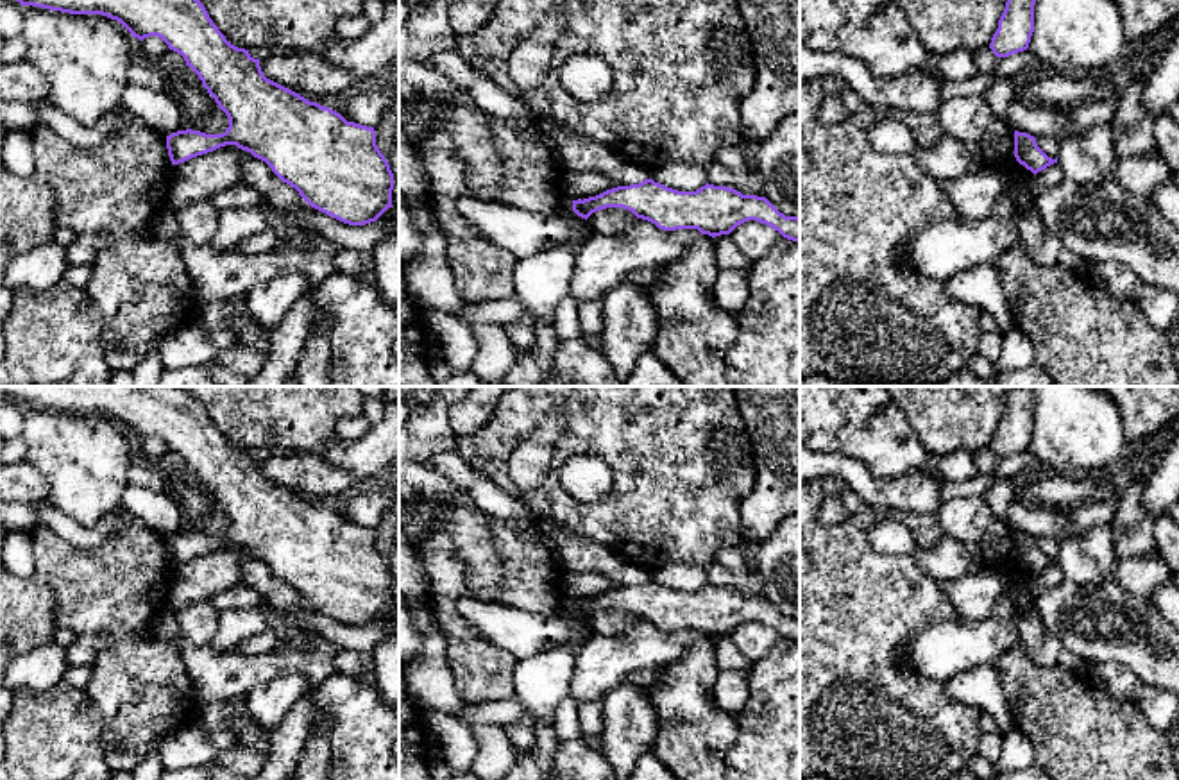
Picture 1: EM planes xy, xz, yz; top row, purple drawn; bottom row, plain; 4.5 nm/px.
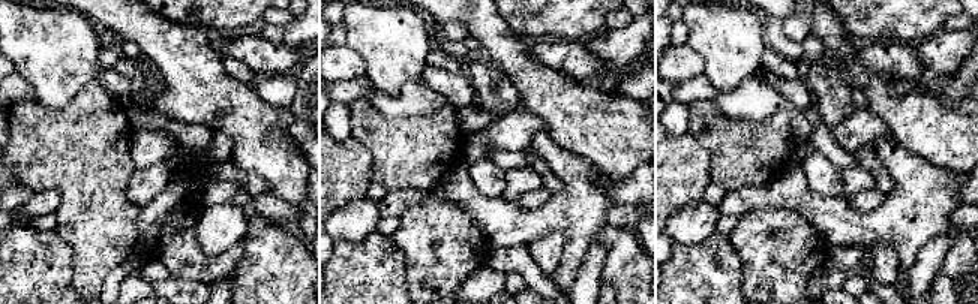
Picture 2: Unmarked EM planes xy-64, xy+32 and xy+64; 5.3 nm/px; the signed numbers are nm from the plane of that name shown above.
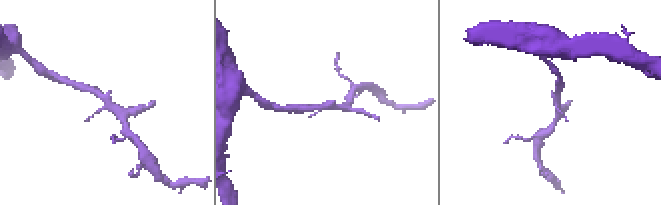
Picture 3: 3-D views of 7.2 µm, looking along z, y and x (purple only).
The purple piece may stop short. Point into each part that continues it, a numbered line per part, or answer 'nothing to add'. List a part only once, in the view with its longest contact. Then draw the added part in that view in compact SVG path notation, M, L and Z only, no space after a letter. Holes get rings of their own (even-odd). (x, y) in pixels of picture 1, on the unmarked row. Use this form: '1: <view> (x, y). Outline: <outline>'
nothing to add

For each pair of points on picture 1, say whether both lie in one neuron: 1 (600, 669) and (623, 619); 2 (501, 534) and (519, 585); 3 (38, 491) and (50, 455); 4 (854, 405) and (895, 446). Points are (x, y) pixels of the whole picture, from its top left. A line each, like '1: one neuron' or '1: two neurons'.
1: two neurons
2: one neuron
3: two neurons
4: one neuron

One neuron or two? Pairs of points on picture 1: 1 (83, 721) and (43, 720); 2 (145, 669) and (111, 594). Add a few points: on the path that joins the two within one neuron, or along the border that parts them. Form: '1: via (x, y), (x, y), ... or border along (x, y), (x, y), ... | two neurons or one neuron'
1: via (74, 721), (52, 721) | one neuron
2: via (133, 652), (124, 612) | one neuron

